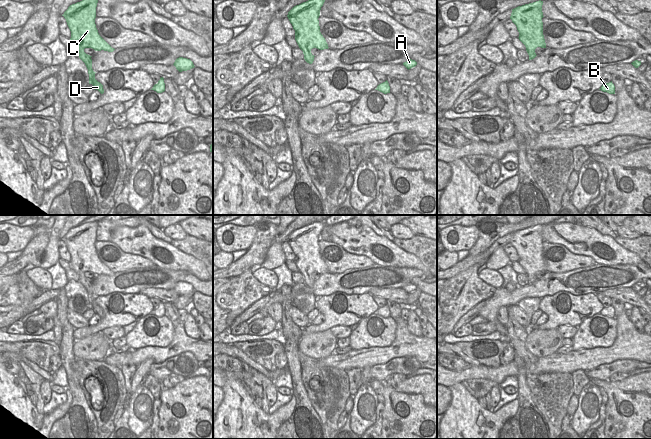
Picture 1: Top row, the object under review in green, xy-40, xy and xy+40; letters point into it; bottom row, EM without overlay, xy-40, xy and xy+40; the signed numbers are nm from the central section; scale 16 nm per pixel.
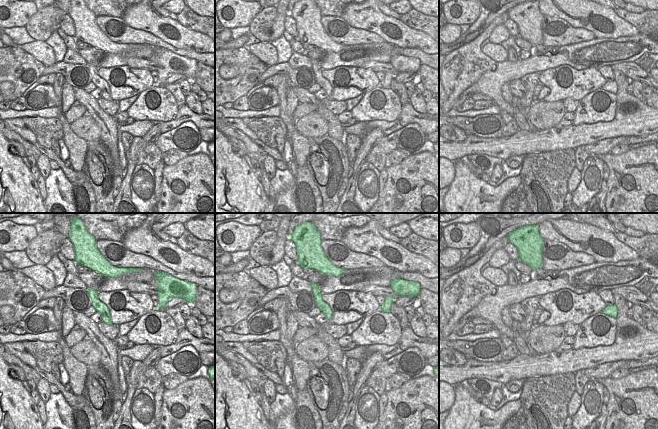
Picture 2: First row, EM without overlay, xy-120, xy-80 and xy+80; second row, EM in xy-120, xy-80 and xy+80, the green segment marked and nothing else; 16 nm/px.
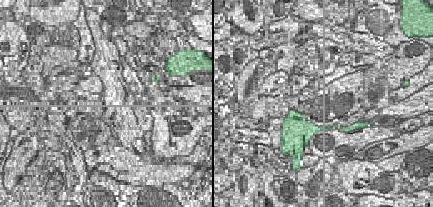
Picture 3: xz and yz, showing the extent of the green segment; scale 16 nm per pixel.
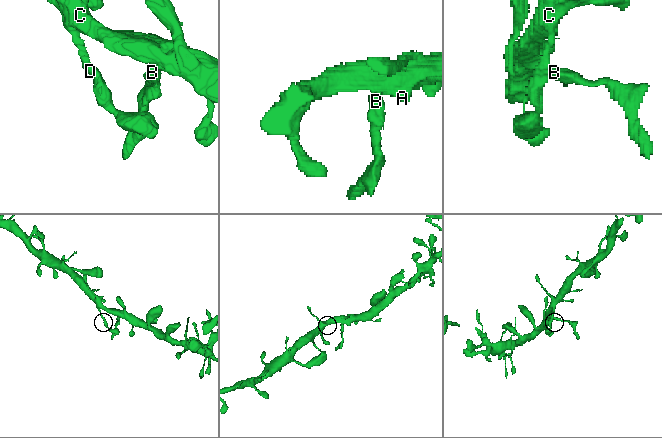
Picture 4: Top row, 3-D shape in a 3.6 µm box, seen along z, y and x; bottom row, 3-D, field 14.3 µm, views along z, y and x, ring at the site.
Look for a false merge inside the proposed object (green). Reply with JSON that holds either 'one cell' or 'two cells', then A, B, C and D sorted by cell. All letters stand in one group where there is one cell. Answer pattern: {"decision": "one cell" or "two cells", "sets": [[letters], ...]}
{"decision": "one cell", "sets": [["A", "B", "C", "D"]]}

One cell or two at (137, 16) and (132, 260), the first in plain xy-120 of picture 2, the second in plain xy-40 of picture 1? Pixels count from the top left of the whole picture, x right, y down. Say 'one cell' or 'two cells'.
two cells

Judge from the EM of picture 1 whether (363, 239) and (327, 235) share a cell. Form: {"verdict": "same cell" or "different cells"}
{"verdict": "same cell"}

